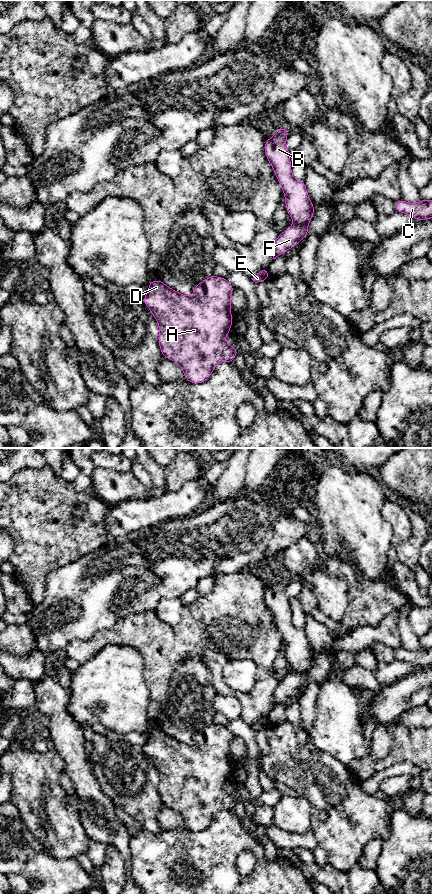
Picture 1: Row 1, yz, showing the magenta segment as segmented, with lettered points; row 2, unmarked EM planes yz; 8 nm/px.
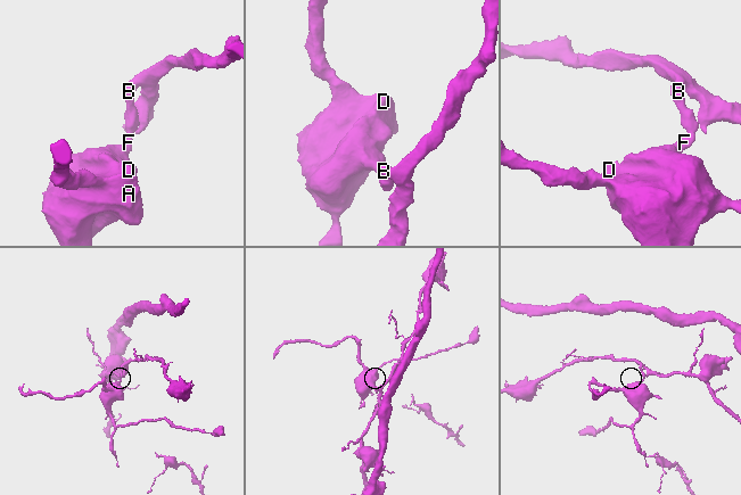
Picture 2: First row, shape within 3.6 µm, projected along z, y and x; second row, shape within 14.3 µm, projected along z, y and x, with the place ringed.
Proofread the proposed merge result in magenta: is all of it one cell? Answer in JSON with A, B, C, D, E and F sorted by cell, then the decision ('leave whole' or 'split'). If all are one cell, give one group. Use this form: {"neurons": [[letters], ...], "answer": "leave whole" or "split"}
{"neurons": [["A", "D", "E", "F"], ["B", "C"]], "answer": "split"}

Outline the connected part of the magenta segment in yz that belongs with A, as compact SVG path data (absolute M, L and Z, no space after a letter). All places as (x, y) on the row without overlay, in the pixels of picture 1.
M215 723L206 726L193 736L193 744L182 743L161 728L152 728L148 734L148 740L142 748L159 772L158 791L162 804L178 811L187 829L193 832L203 831L210 825L217 812L223 809L234 811L235 804L240 800L225 789L225 783L231 781L233 763L229 759L231 756L230 745L235 736L226 726Z

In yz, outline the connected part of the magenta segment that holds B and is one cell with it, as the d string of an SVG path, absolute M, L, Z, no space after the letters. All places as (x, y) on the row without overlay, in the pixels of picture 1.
M280 575L276 582L265 589L265 603L285 643L286 658L295 672L308 672L314 662L315 654L309 647L304 629L297 629L291 619L289 597L286 587L289 577Z

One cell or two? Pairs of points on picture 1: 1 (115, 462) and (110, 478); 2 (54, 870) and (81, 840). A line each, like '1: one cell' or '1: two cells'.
1: two cells
2: two cells

